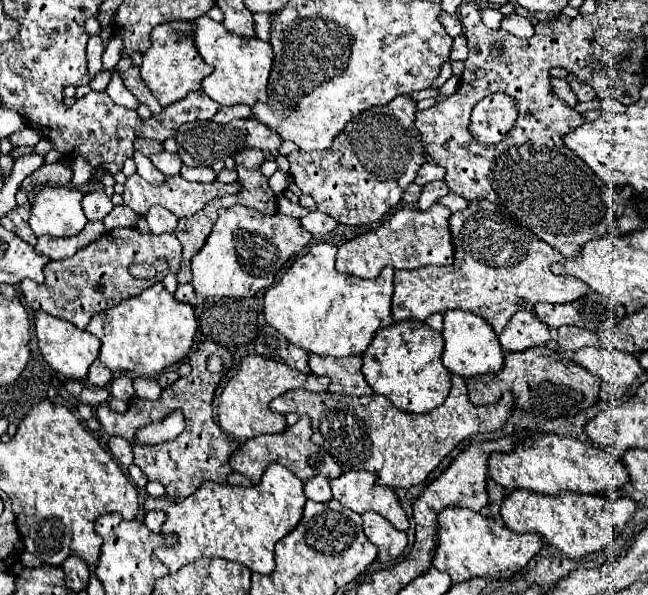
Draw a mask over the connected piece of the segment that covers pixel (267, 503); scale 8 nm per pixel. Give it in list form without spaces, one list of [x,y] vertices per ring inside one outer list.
[[[271,463],[263,473],[261,483],[251,487],[207,481],[179,503],[167,499],[161,501],[159,509],[167,513],[161,533],[177,533],[177,543],[173,547],[155,549],[155,555],[171,573],[177,573],[181,567],[201,557],[221,557],[239,561],[251,571],[269,575],[275,571],[275,543],[301,521],[305,501],[303,483],[277,463]]]

